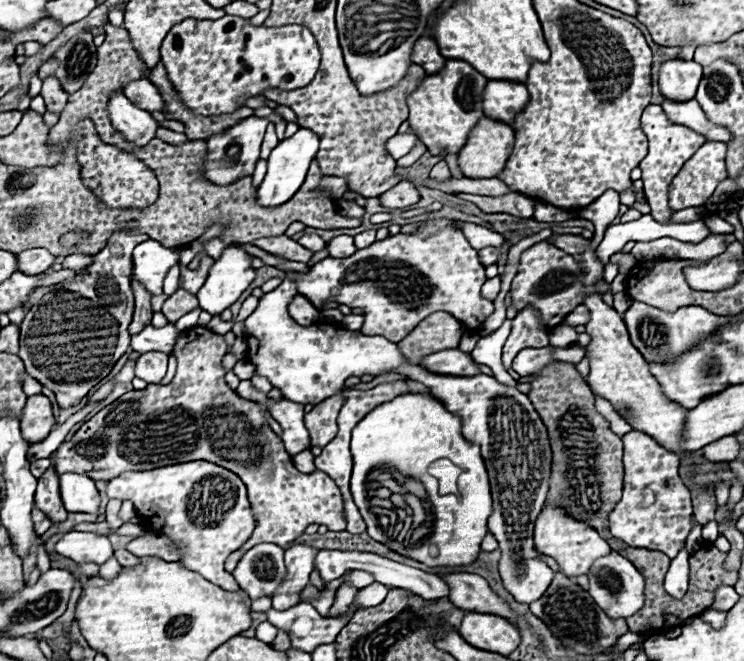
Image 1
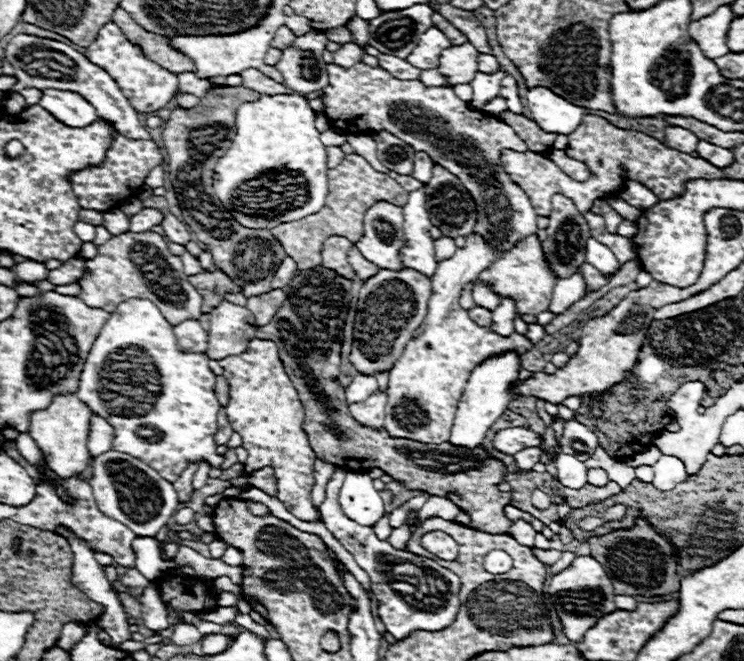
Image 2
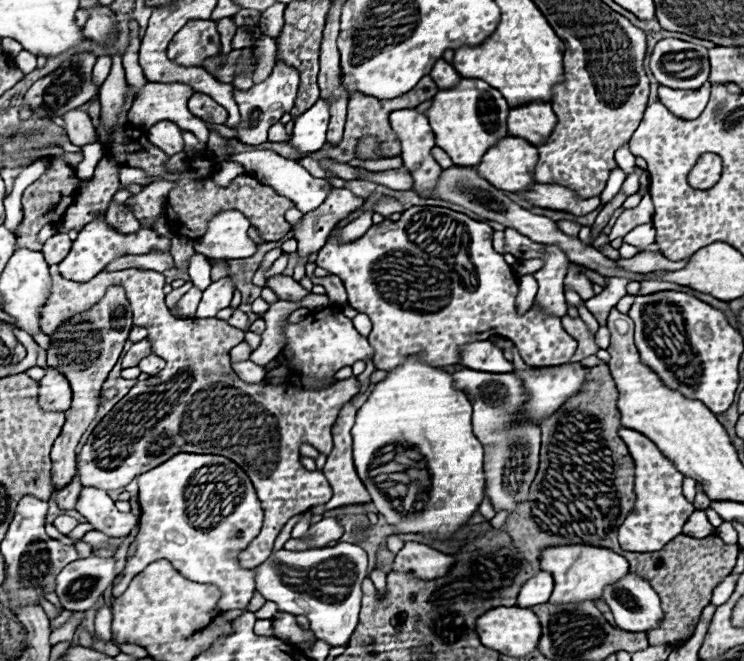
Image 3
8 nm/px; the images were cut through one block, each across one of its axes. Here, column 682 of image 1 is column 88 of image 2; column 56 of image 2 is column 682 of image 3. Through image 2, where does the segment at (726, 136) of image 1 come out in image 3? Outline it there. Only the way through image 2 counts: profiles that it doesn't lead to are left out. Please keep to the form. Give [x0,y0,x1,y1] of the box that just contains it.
[658,82,710,120]

